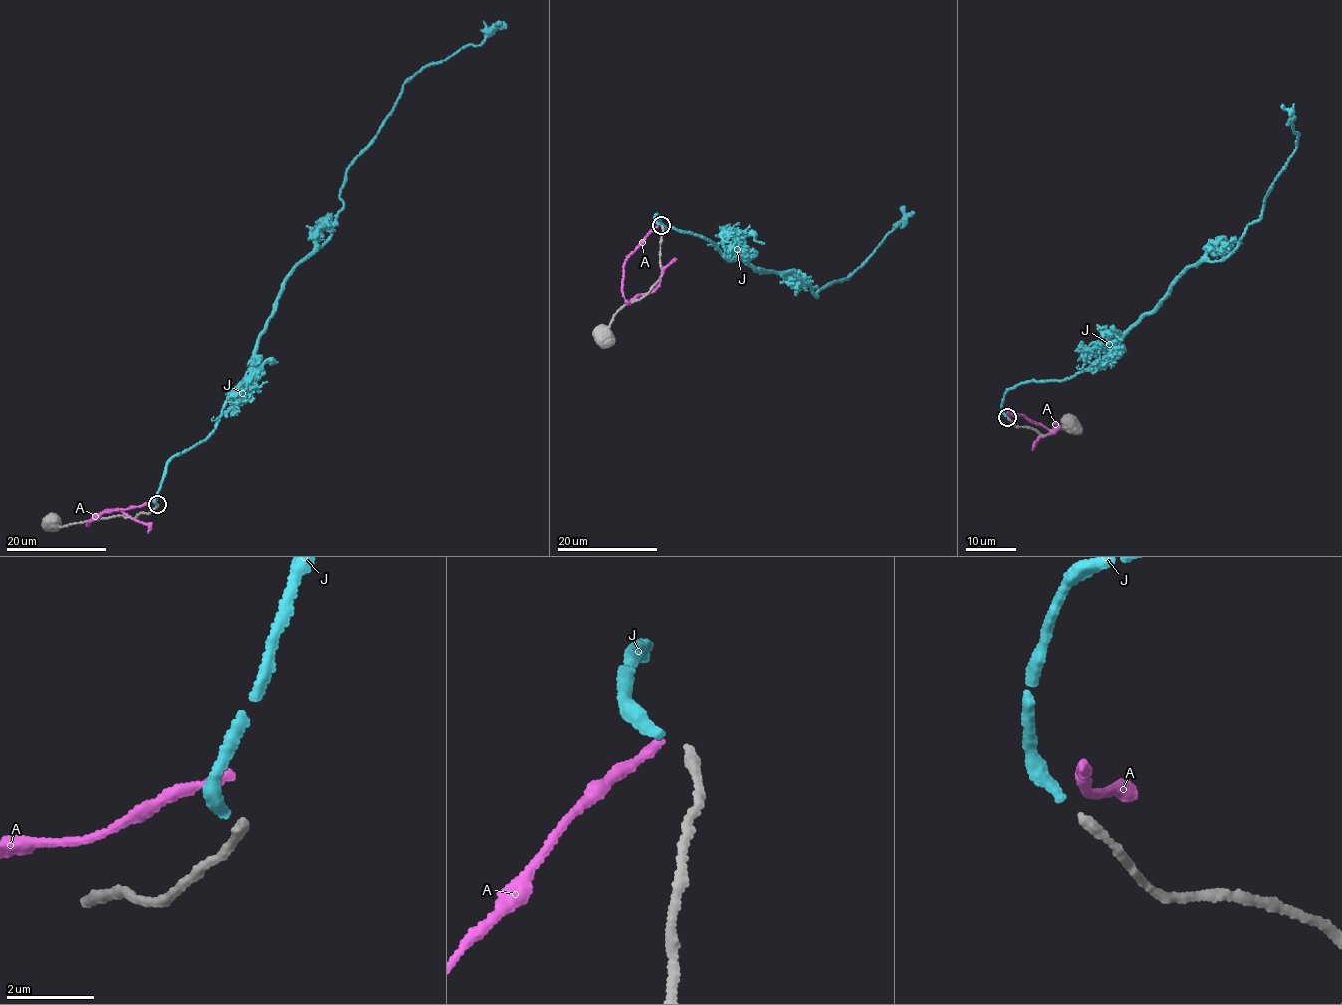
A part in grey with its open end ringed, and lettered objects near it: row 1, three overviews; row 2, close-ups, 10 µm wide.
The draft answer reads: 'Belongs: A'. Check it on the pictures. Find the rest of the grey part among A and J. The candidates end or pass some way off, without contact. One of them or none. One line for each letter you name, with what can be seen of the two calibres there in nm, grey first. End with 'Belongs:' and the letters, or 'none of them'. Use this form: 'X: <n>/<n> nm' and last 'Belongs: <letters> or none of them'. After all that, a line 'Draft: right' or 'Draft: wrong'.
Belongs: none of them
Draft: wrong

